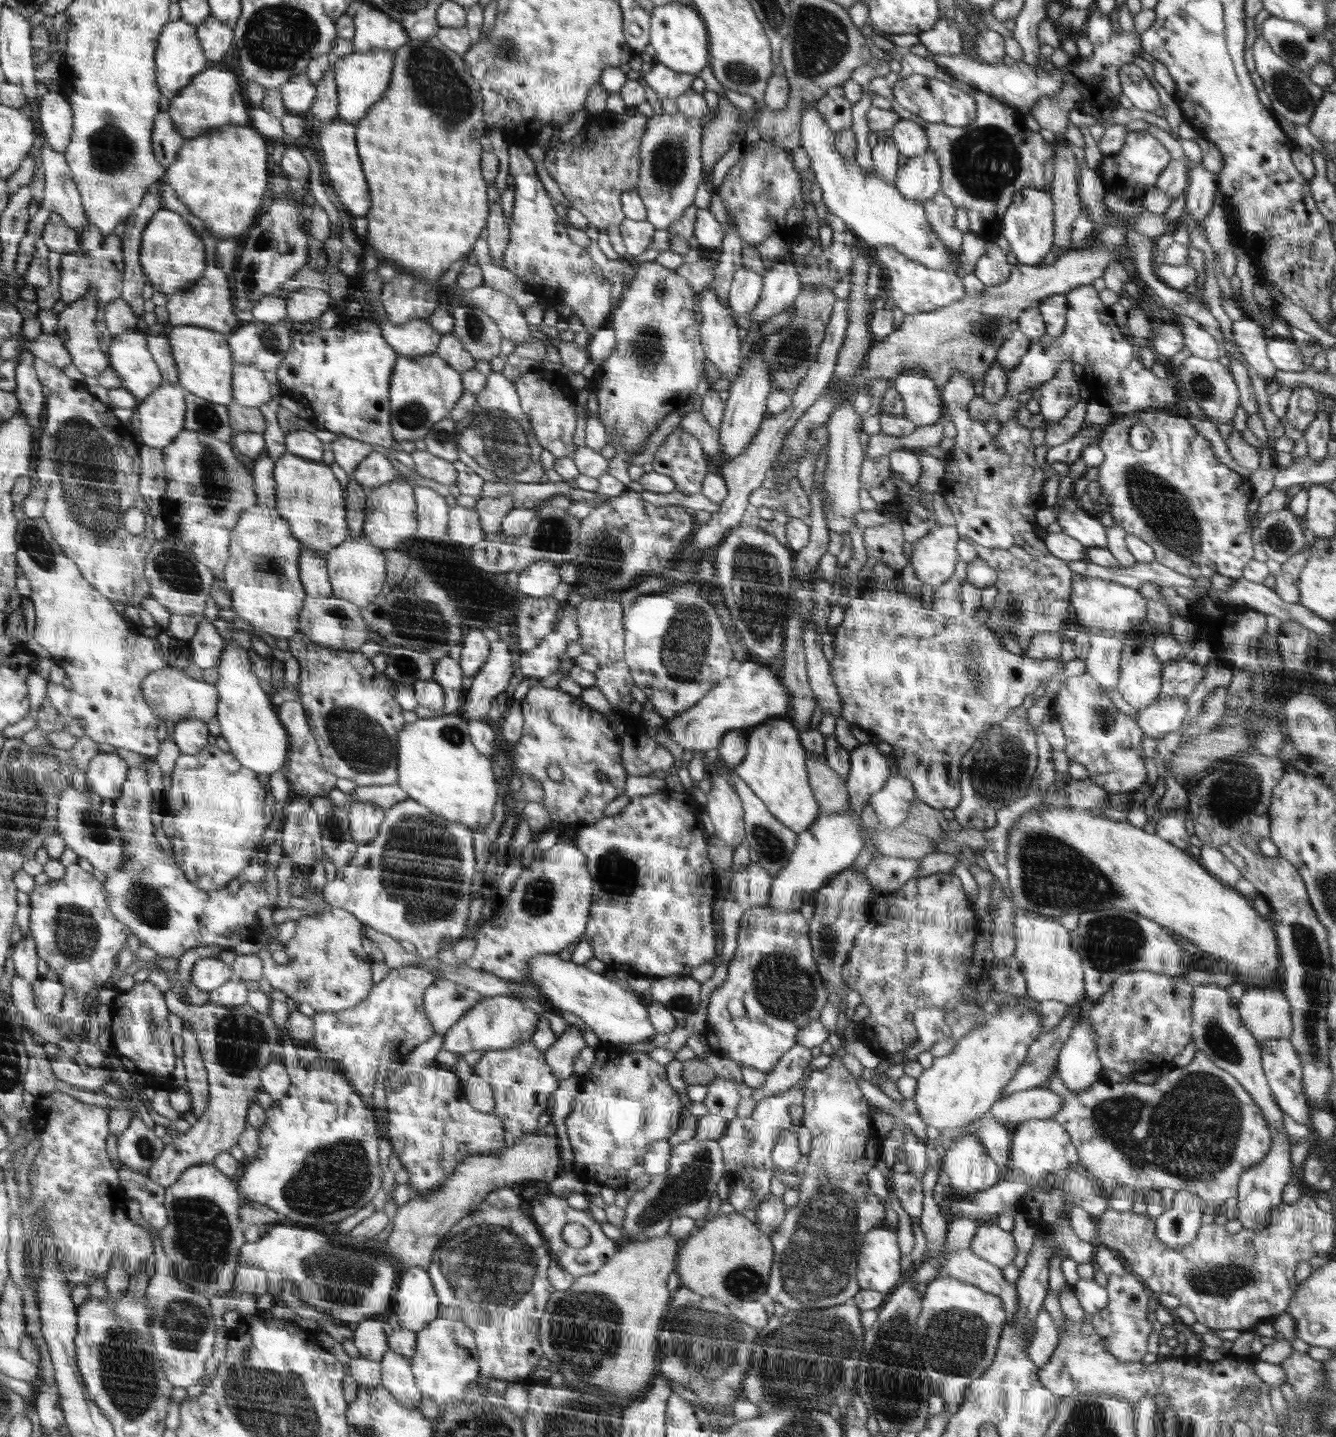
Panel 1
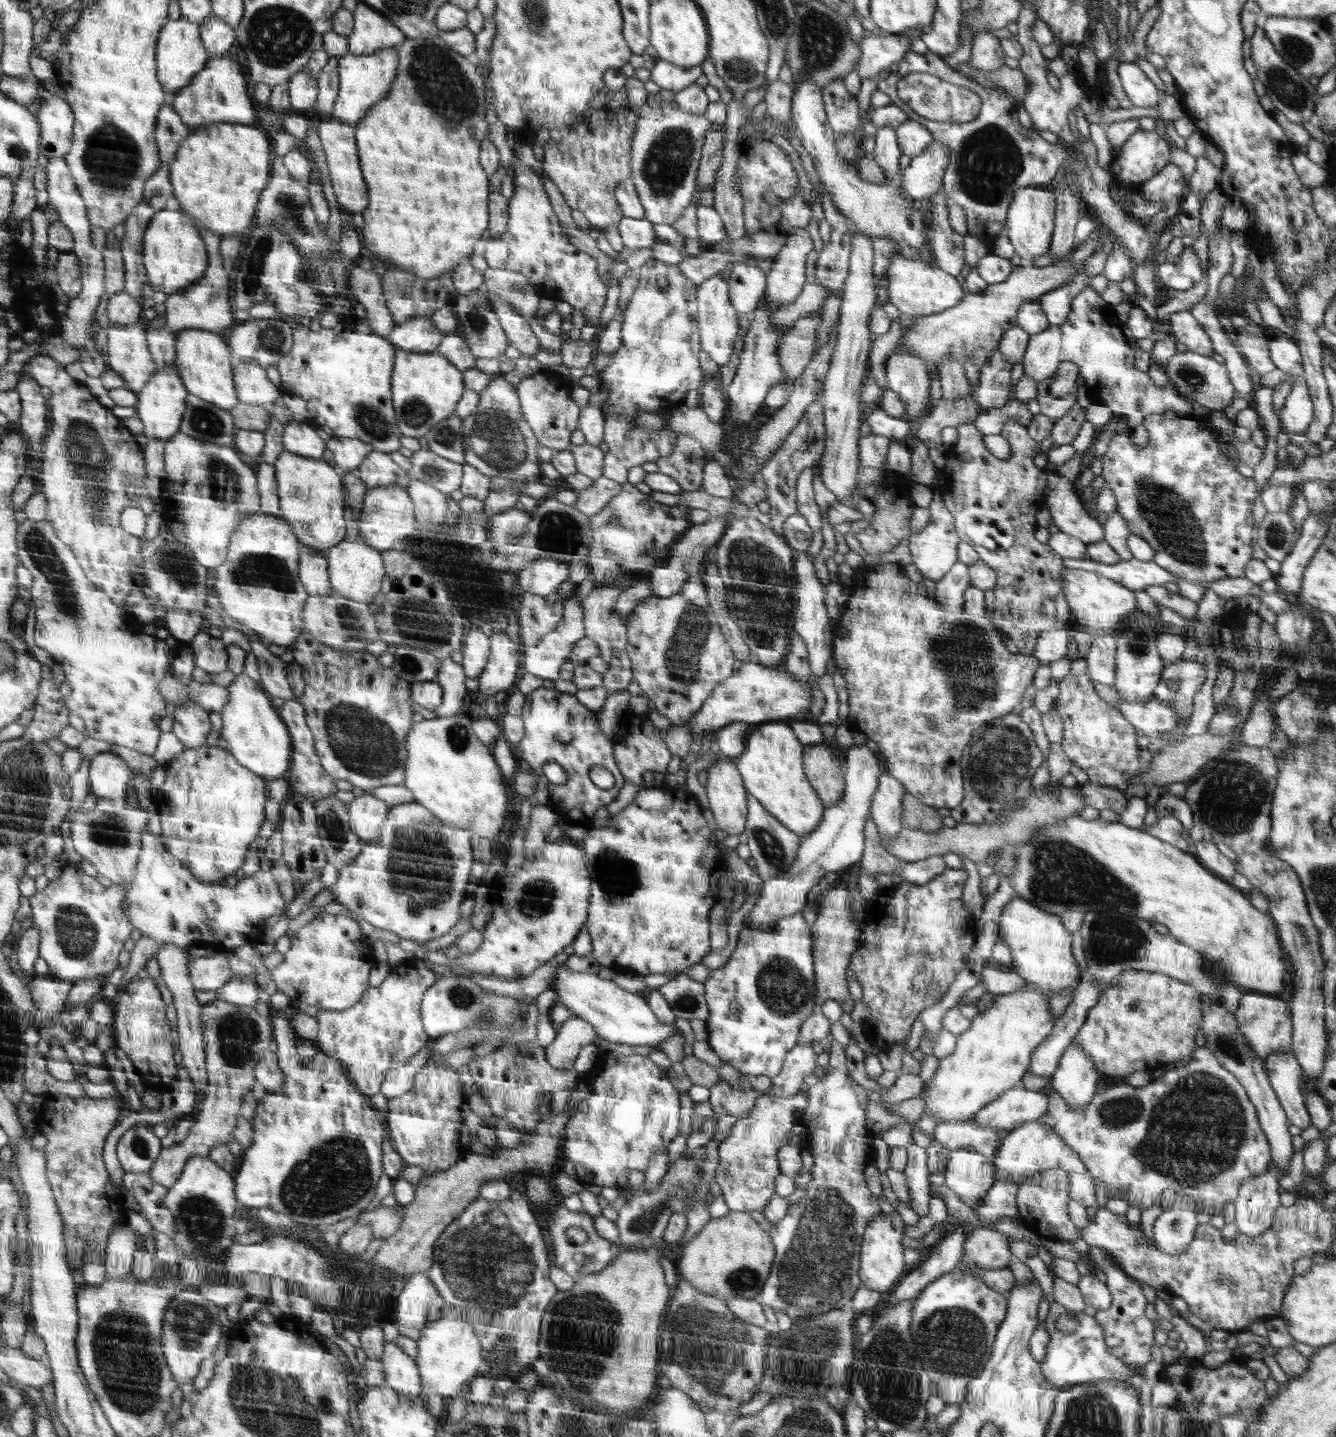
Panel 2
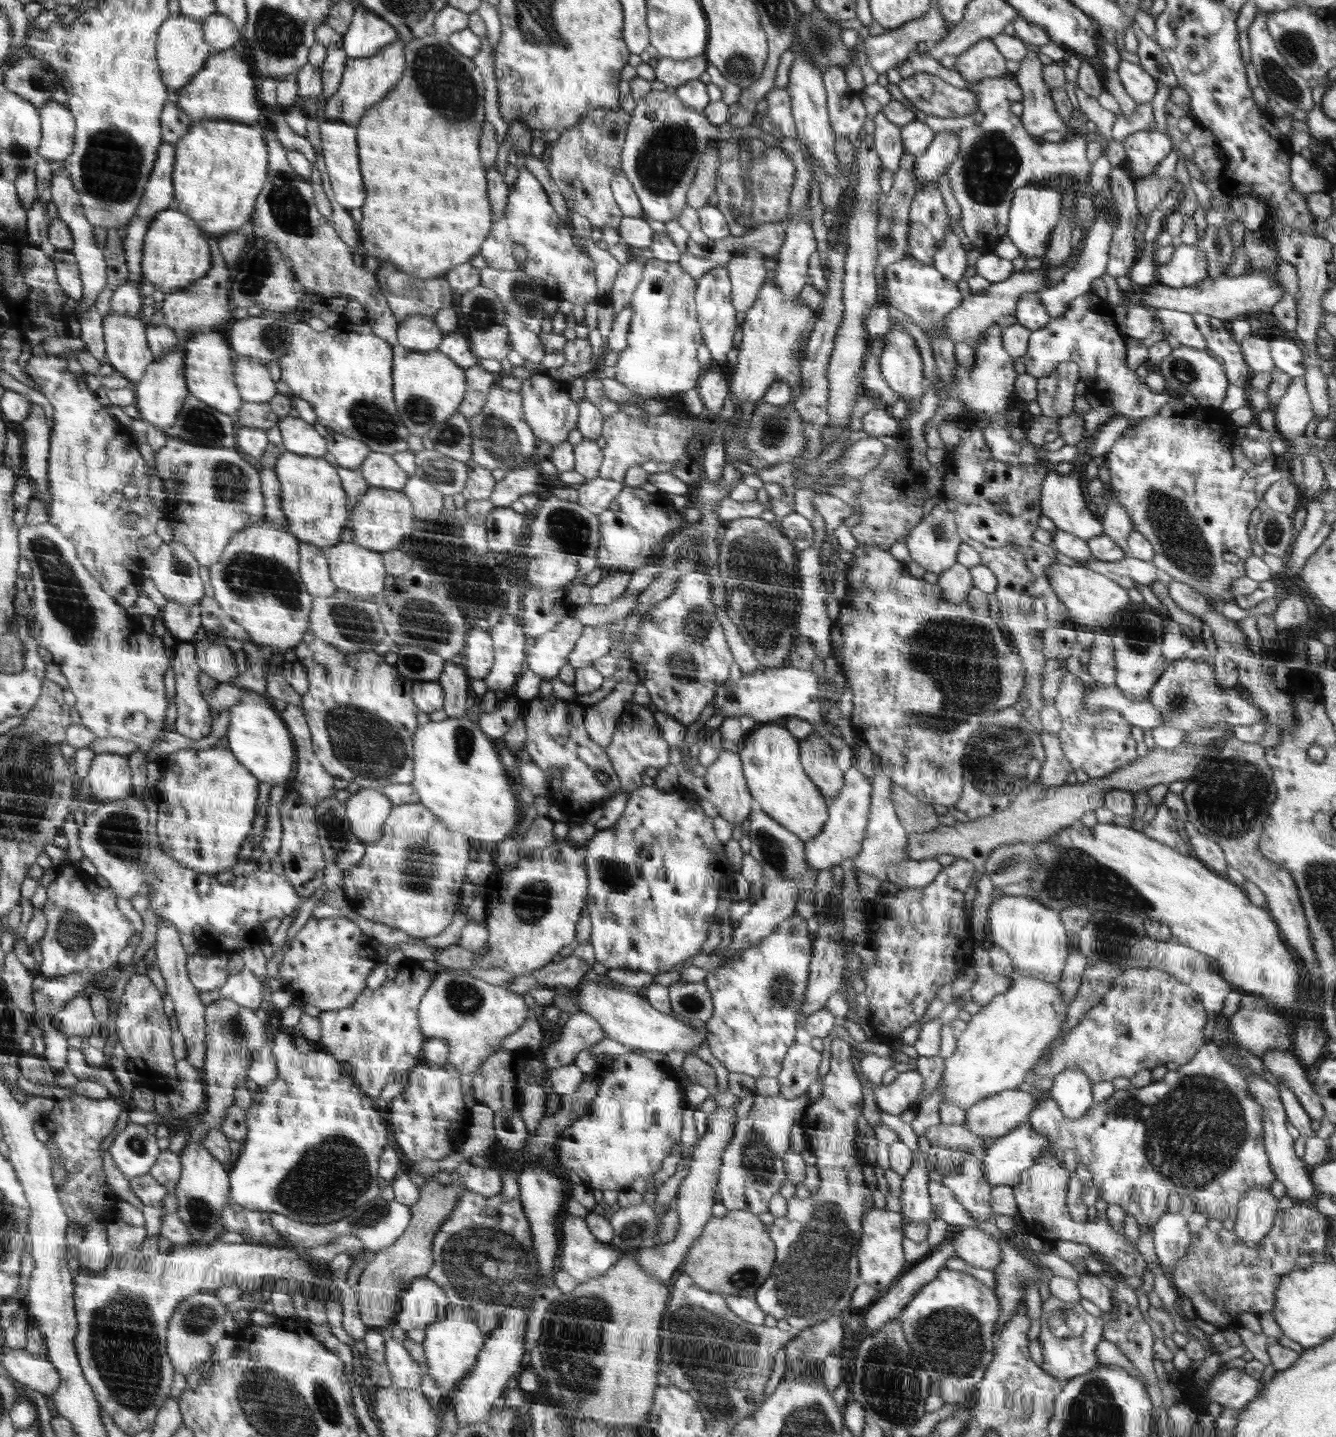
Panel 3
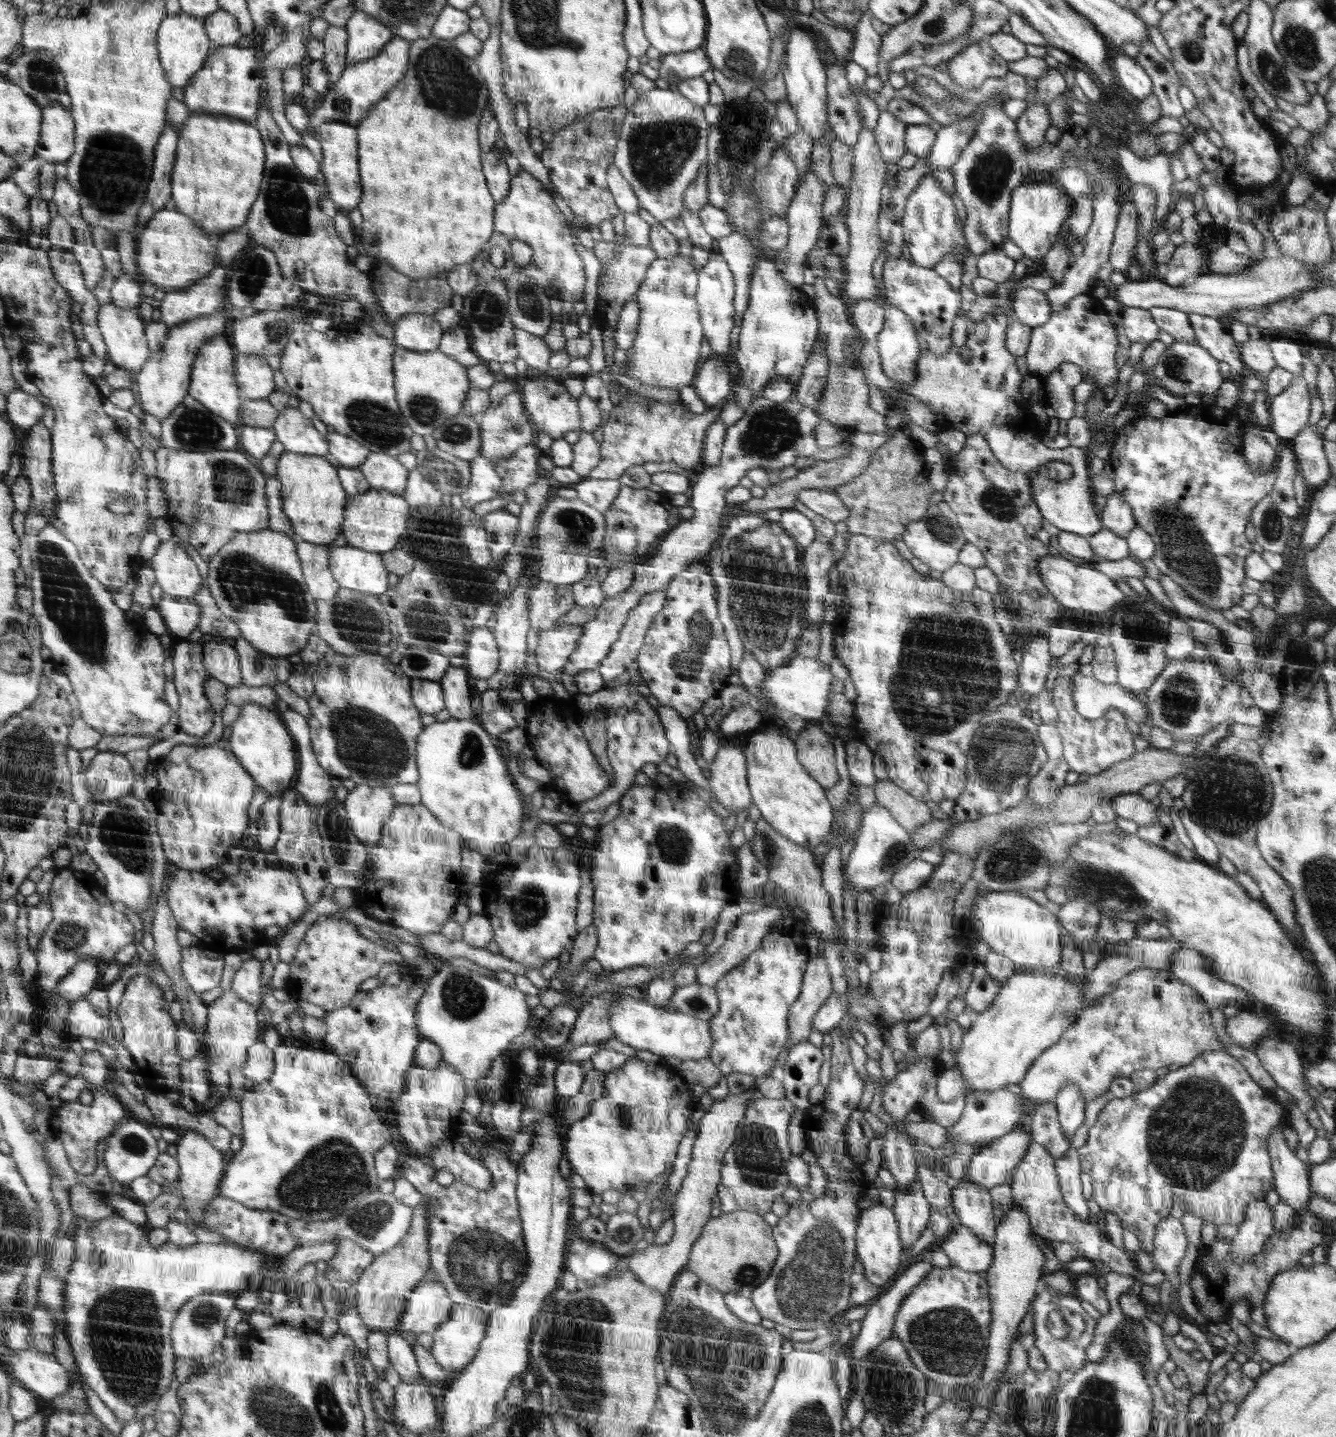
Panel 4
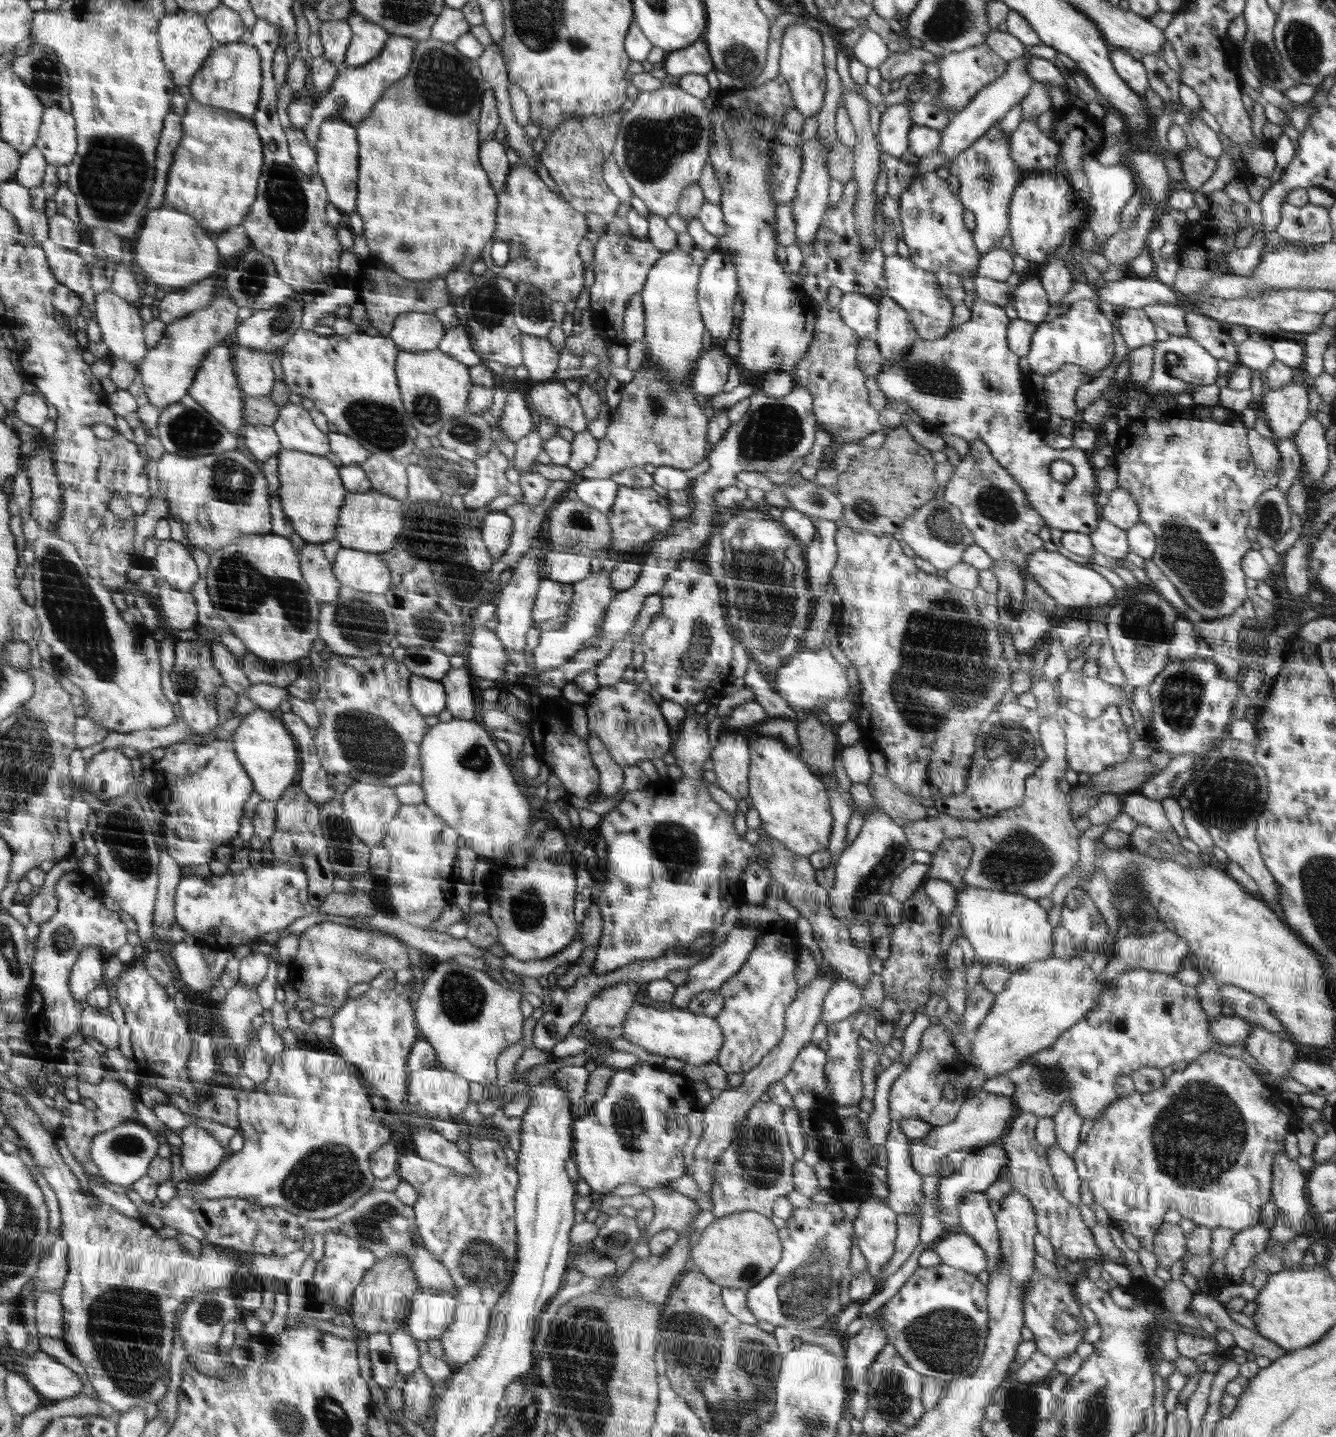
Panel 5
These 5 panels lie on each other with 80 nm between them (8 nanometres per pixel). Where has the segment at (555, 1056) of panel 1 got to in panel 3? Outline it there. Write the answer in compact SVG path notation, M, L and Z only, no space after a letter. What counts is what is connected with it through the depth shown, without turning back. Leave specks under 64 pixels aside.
M586 1011L570 1015L557 1041L543 1047L543 1062L554 1069L572 1063L584 1048L590 1048L604 1038L603 1026Z

